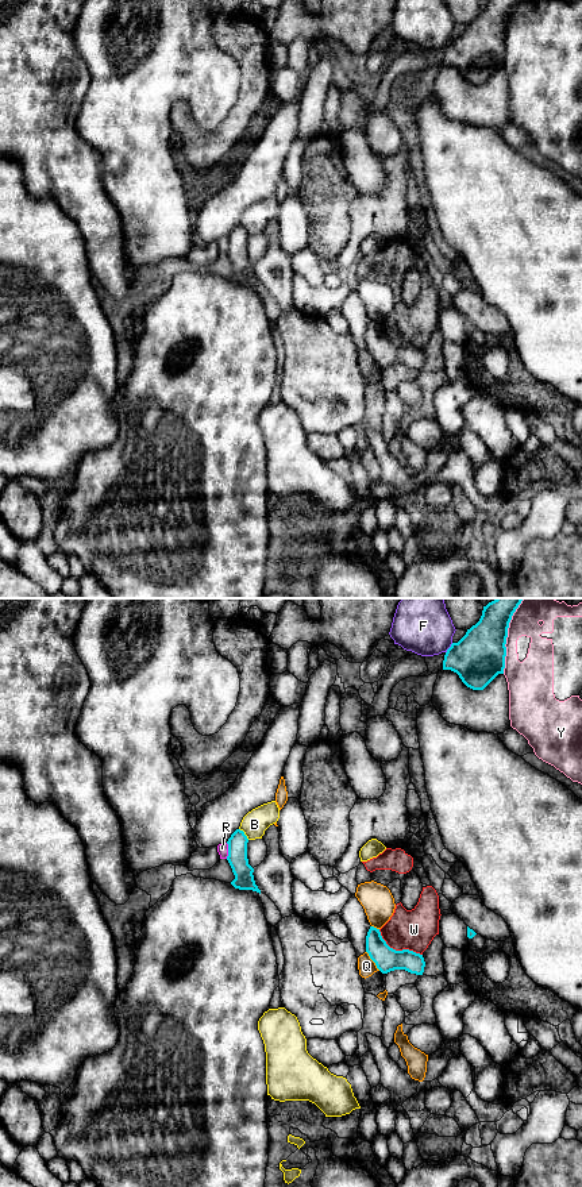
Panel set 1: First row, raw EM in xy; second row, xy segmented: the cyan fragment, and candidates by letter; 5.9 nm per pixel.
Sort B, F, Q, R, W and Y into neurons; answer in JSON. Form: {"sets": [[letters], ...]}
{"sets": [["B"], ["F"], ["Q"], ["R"], ["W"], ["Y"]]}

